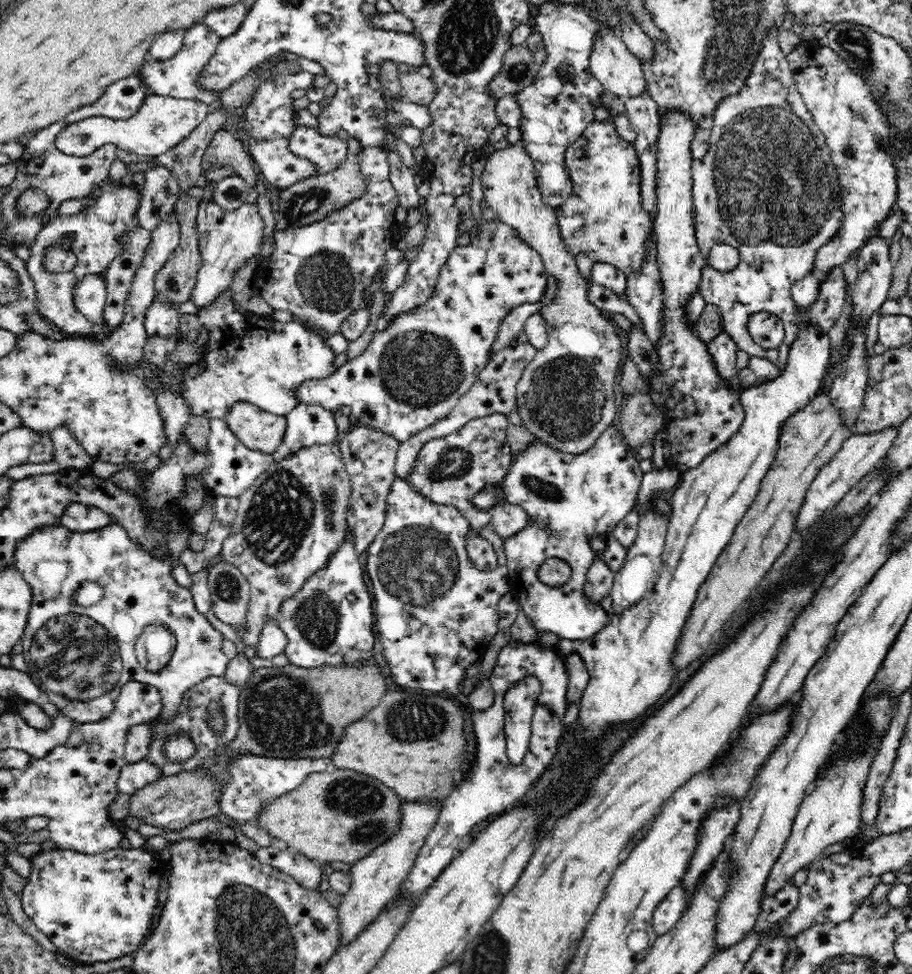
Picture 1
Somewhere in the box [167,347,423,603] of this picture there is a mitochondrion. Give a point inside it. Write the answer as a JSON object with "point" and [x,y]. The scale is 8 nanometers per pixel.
{"point":[284,513]}

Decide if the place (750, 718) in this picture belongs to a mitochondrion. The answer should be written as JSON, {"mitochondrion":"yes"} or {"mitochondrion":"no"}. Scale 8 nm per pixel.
{"mitochondrion":"no"}

